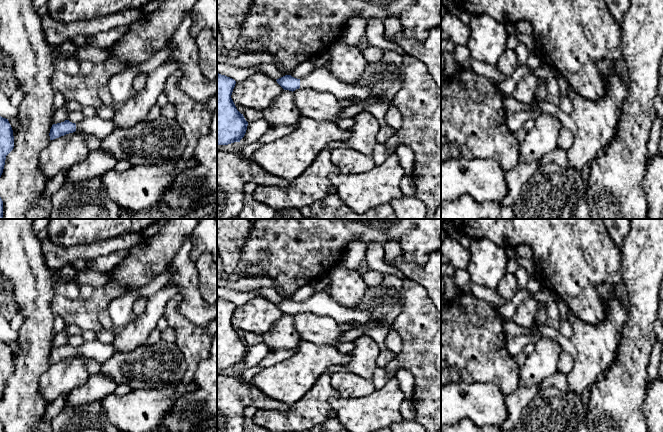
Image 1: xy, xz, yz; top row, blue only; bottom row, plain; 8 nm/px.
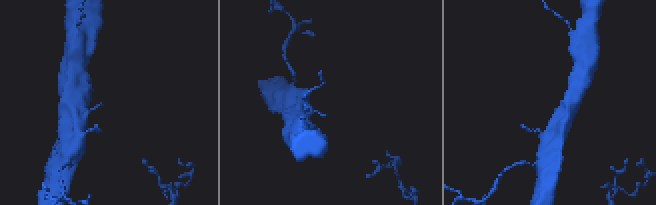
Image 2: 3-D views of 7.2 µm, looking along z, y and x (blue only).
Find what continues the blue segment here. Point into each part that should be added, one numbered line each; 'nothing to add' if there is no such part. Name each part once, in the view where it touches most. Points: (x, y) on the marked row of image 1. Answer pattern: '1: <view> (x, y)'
1: xz (322, 80)

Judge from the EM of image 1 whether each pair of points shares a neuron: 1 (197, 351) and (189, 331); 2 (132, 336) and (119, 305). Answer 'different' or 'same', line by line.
1: same
2: different

